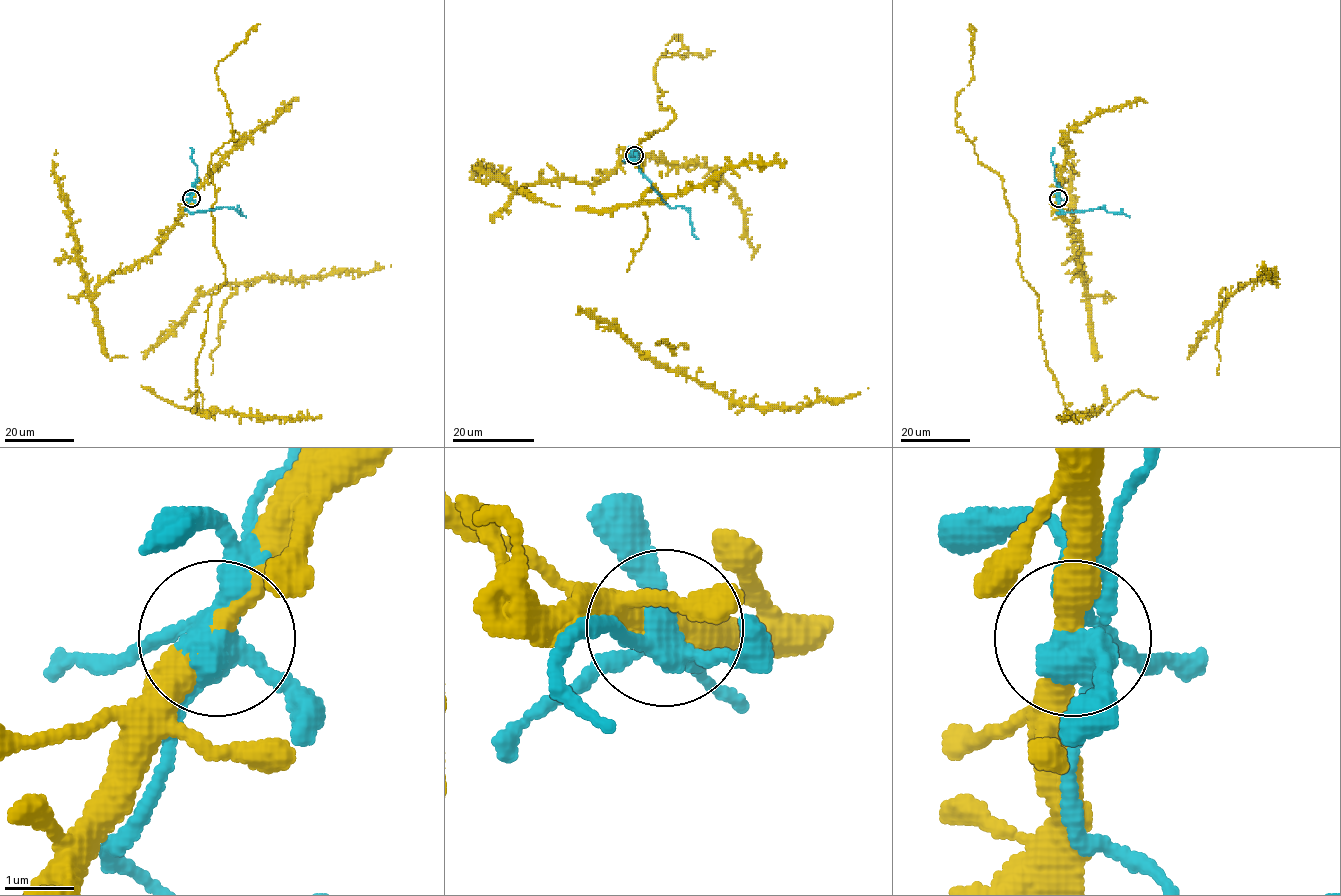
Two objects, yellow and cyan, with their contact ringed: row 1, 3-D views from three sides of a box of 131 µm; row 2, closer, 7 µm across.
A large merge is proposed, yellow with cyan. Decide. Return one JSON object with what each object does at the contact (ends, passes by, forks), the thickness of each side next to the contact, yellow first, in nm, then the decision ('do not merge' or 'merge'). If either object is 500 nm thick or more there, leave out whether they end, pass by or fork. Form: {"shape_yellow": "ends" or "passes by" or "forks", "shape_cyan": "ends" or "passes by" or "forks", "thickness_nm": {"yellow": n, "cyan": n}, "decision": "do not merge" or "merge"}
{"shape_yellow": "passes by", "shape_cyan": "forks", "thickness_nm": {"yellow": 360, "cyan": 400}, "decision": "do not merge"}

